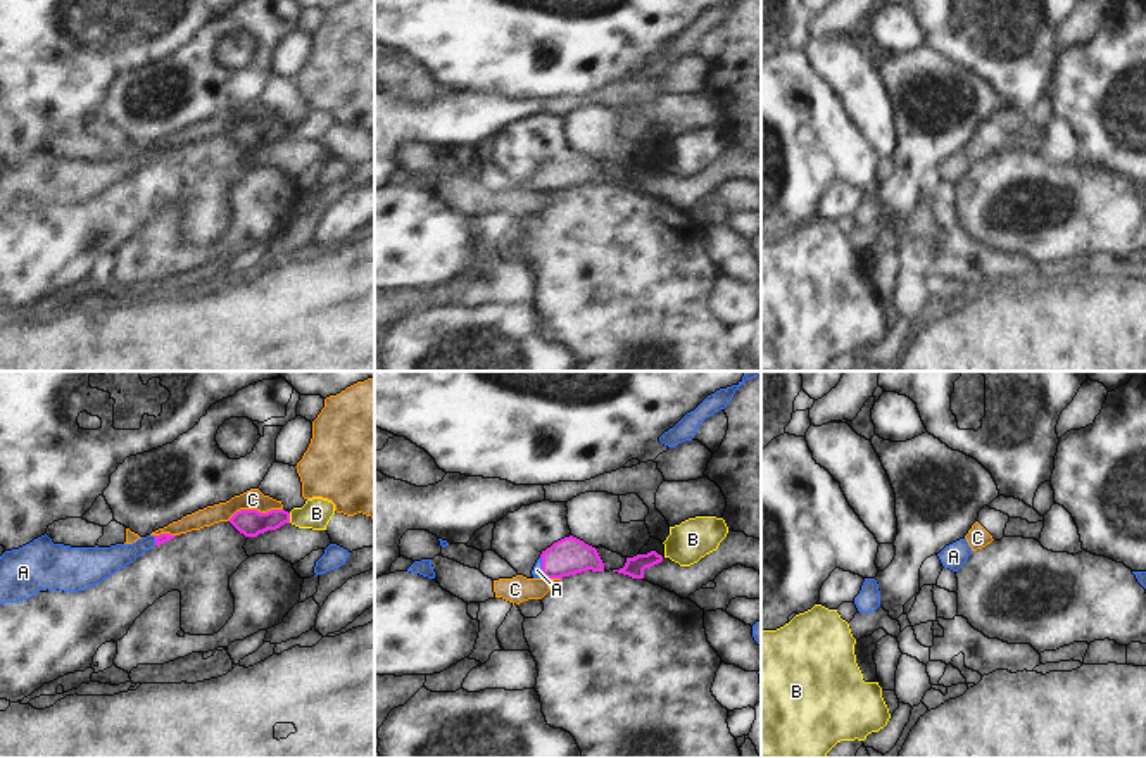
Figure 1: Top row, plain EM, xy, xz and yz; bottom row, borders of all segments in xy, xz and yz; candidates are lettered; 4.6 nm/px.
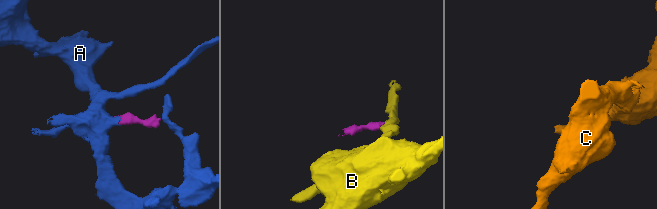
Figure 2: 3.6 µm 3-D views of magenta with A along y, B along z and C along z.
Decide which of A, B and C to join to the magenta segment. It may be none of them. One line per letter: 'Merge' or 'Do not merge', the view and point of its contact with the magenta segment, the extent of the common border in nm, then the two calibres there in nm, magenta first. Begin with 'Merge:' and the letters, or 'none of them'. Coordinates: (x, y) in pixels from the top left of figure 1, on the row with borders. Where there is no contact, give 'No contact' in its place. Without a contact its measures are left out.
Merge: A
A: Merge. Touches magenta at xz (542, 567). Shared border 100 nm. Thickness 180 nm (magenta) against 50 nm
B: Do not merge. Touches magenta at xy (289, 518). Shared border 50 nm. Thickness 130 nm (magenta) against 140 nm
C: Do not merge. Touches magenta at xy (254, 510). Shared border 280 nm. Thickness 130 nm (magenta) against 100 nm

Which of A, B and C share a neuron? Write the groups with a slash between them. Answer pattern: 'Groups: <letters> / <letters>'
Groups: A / B / C

